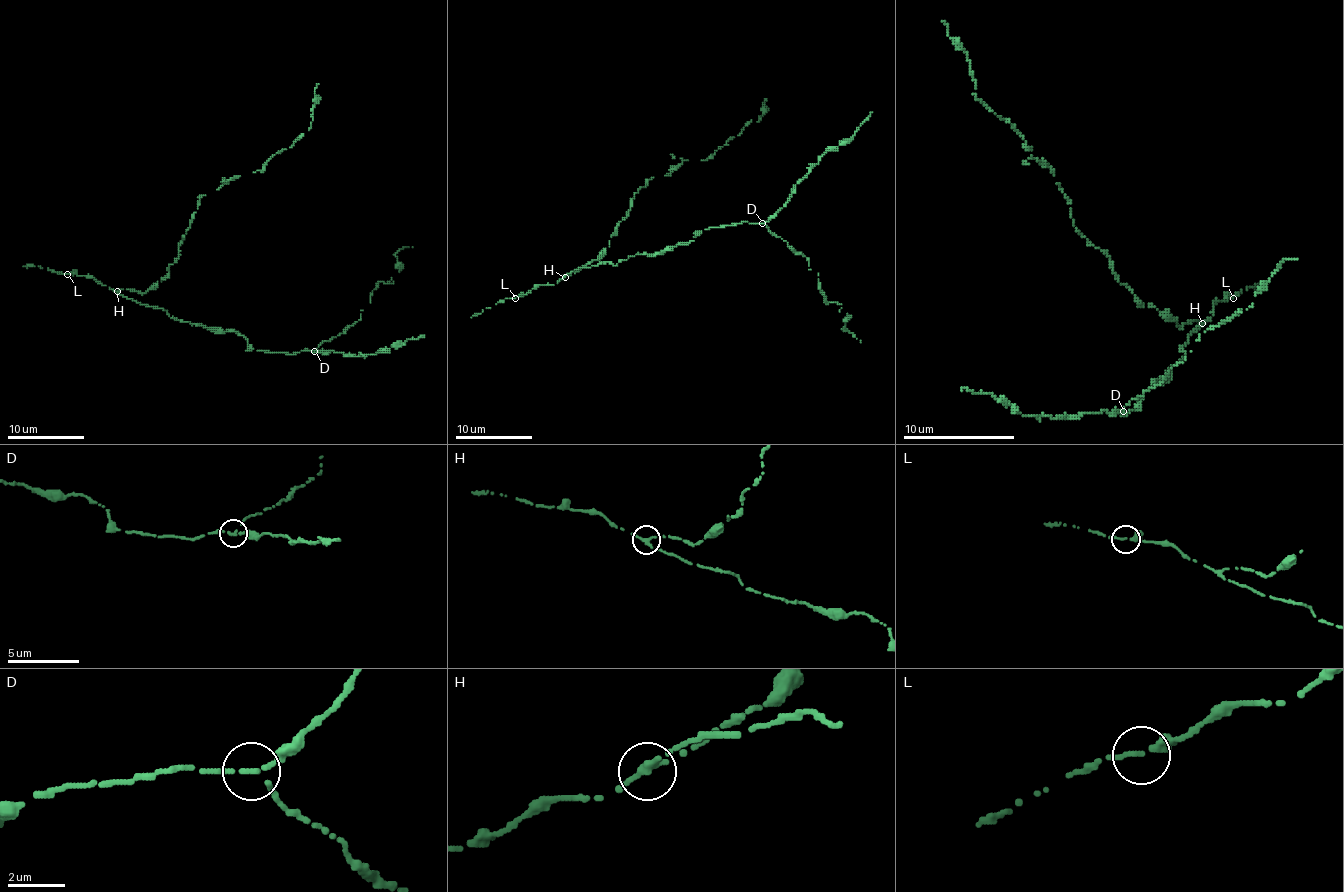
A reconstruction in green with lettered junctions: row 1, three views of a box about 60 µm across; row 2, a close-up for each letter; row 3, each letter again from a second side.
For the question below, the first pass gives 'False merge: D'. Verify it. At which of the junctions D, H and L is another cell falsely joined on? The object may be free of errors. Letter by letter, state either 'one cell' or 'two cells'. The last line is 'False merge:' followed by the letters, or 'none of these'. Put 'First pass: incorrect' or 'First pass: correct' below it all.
D: two cells
H: one cell
L: one cell
False merge: D
First pass: correct

